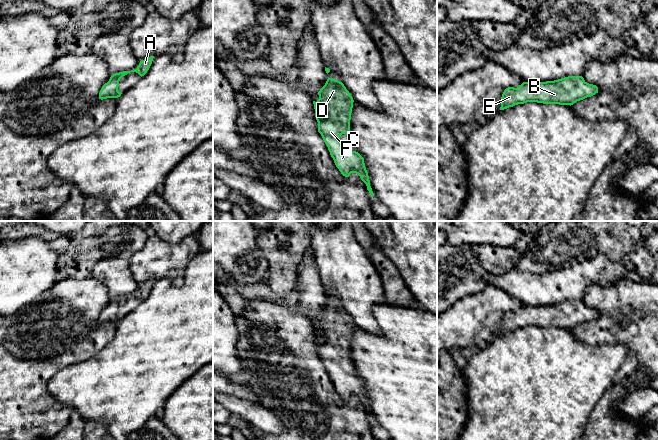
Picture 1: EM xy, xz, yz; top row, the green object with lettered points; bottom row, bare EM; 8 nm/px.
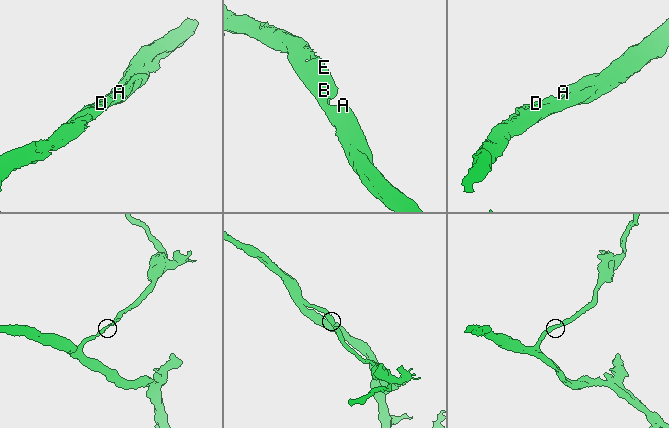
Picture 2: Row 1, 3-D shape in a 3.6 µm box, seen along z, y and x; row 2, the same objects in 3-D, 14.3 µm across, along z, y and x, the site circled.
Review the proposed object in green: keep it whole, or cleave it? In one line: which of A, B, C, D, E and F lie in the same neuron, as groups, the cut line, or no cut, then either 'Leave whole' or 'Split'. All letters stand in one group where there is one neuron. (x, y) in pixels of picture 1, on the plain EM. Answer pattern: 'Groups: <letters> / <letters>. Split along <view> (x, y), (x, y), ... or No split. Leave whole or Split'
Groups: A B C D E F. No split. Leave whole

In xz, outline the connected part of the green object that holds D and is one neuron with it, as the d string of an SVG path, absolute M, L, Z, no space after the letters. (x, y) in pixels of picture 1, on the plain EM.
M328 301L318 319L318 325L313 325L318 356L328 371L336 391L345 401L349 401L351 397L358 398L373 421L364 382L340 367L340 360L350 356L354 326L351 318L342 306Z

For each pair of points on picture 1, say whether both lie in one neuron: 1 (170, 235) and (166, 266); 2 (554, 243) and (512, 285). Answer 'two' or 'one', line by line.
1: two
2: two

